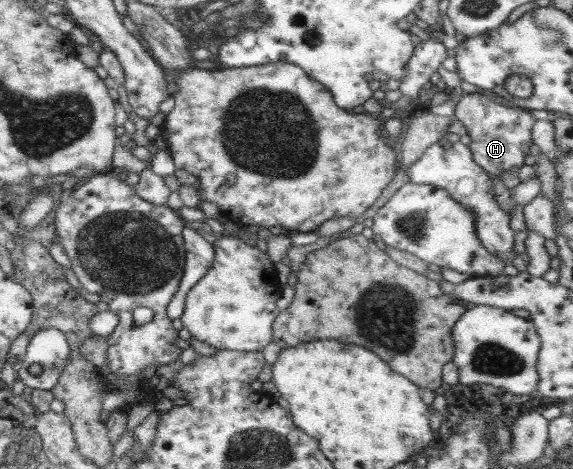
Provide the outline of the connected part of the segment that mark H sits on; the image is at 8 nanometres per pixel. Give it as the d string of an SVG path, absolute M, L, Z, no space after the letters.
M467 93L454 97L456 100L454 117L456 117L468 131L471 138L469 149L473 159L487 173L501 177L507 169L517 171L524 164L525 155L530 153L532 144L532 129L536 119L528 111L519 106L508 107L499 104L481 93Z

